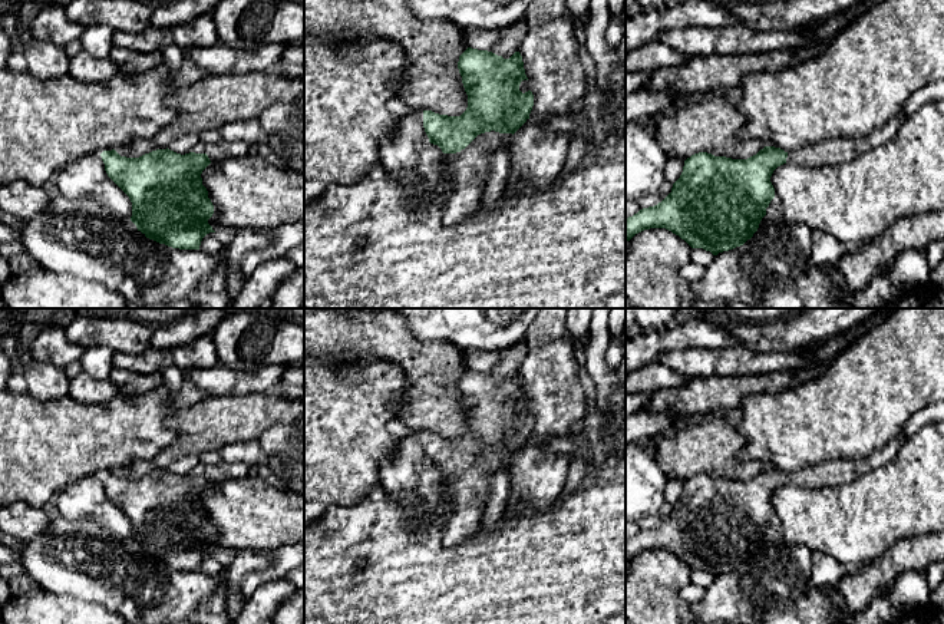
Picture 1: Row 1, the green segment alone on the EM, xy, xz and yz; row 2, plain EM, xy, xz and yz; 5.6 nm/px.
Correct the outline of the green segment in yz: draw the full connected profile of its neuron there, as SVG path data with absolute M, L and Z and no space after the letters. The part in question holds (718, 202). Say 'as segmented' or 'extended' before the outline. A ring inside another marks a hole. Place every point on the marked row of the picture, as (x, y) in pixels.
extended | M897 113L885 126L865 136L828 139L790 152L765 146L747 159L714 156L707 152L694 153L684 161L680 178L661 202L626 218L626 241L644 230L666 228L684 240L692 248L703 248L713 255L740 247L757 231L762 218L766 215L766 208L775 198L770 176L778 166L786 162L802 166L849 162L894 138L905 119L905 115Z

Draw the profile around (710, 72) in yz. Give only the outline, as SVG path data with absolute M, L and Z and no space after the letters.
M864 0L845 11L815 22L812 24L812 39L803 47L747 55L709 53L694 56L681 66L654 70L643 89L670 90L681 98L692 99L707 92L737 88L749 73L783 70L822 55L846 26L882 1Z

